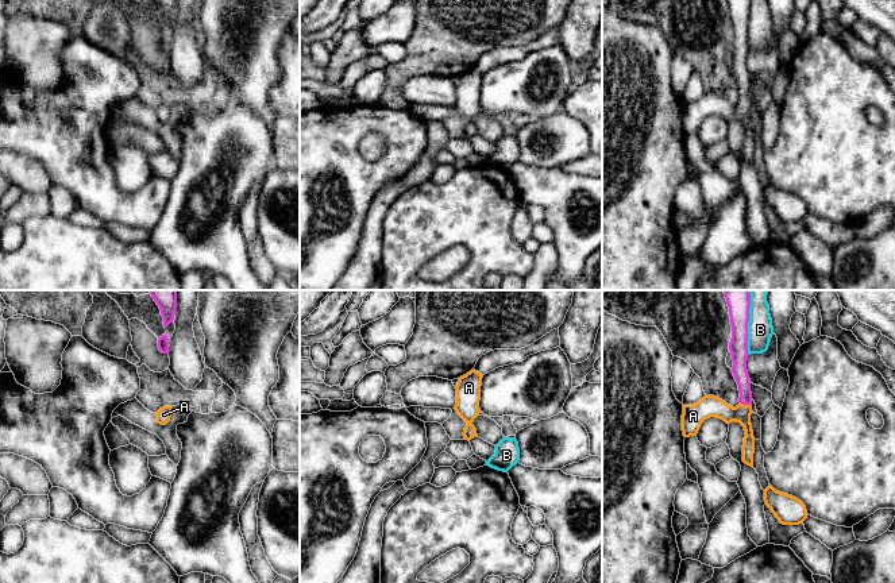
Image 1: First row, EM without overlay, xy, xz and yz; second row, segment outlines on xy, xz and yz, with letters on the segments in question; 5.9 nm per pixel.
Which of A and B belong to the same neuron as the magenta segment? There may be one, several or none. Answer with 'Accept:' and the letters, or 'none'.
Accept: A

